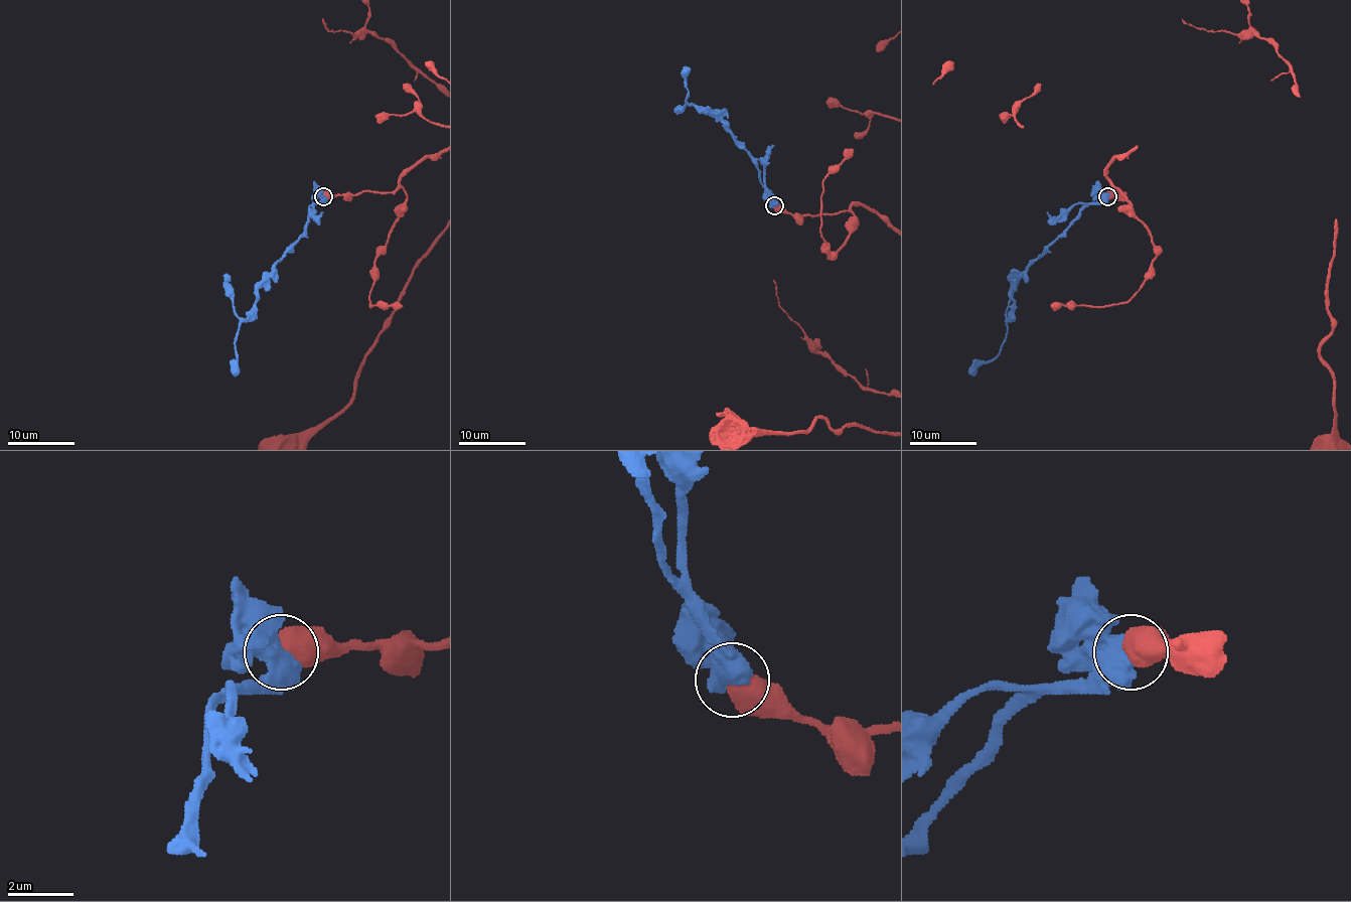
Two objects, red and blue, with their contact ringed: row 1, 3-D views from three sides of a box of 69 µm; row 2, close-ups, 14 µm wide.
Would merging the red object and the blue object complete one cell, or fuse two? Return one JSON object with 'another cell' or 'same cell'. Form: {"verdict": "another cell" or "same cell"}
{"verdict": "another cell"}

